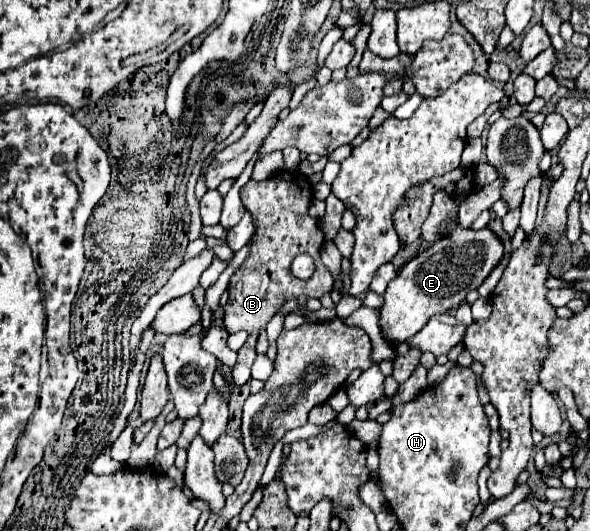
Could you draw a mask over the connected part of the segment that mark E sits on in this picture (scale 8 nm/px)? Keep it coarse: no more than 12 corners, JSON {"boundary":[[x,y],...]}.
{"boundary":[[458,225],[382,295],[384,339],[410,341],[456,309],[502,257],[488,227]]}

